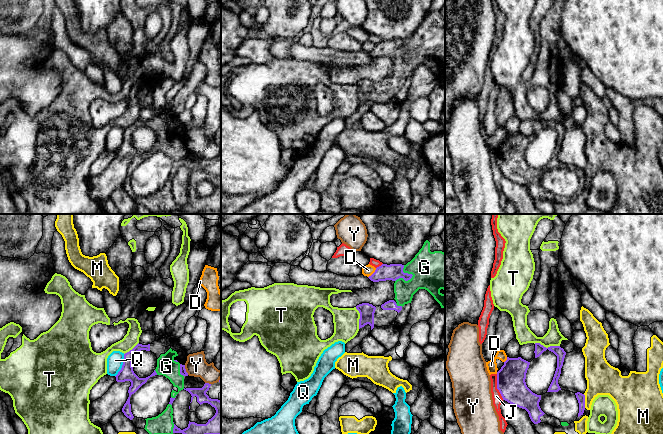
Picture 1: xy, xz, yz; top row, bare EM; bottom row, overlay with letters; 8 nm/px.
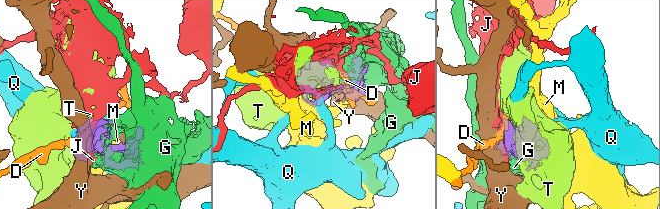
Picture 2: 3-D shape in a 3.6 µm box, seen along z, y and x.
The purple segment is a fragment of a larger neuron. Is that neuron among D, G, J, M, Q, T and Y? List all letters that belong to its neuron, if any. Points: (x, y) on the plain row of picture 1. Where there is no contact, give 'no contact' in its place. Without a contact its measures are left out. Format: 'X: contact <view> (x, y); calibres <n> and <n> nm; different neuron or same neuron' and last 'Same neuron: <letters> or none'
D: contact xz (373, 49); calibres 130 and 90 nm; different neuron
G: contact xz (404, 55); calibres 130 and 320 nm; same neuron
J: contact yz (497, 163); calibres 220 and 80 nm; different neuron
M: contact yz (584, 177); calibres 70 and 260 nm; different neuron
Q: contact xy (122, 141); calibres 120 and 130 nm; different neuron
T: contact yz (548, 123); calibres 80 and 140 nm; different neuron
Y: contact xy (185, 146); calibres 50 and 170 nm; different neuron
Same neuron: G

